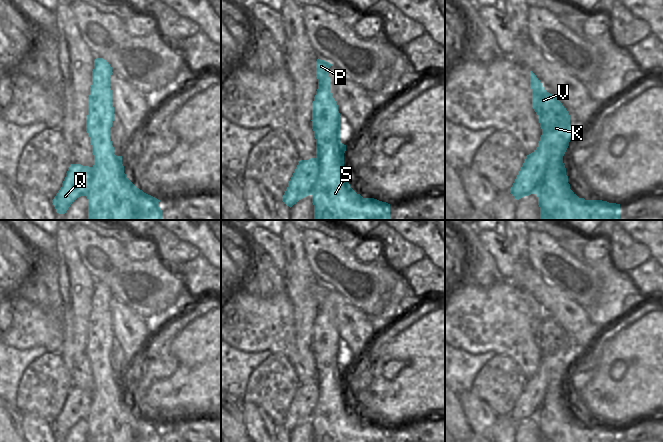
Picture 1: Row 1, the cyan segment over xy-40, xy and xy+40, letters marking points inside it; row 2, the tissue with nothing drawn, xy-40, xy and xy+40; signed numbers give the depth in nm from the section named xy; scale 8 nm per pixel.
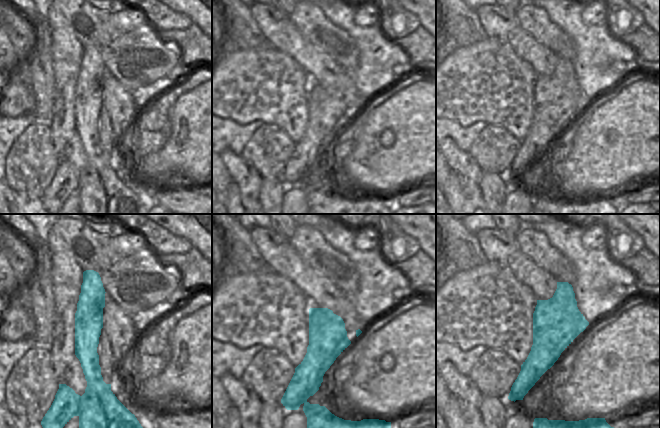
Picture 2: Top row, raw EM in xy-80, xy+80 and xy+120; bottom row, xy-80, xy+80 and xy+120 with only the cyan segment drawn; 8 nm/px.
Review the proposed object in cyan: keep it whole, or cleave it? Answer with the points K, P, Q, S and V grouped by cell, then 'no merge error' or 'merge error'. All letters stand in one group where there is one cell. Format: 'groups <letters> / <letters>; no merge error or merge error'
groups K Q / P S V; merge error

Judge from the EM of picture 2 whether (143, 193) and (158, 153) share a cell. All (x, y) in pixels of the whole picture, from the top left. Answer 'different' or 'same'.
different

